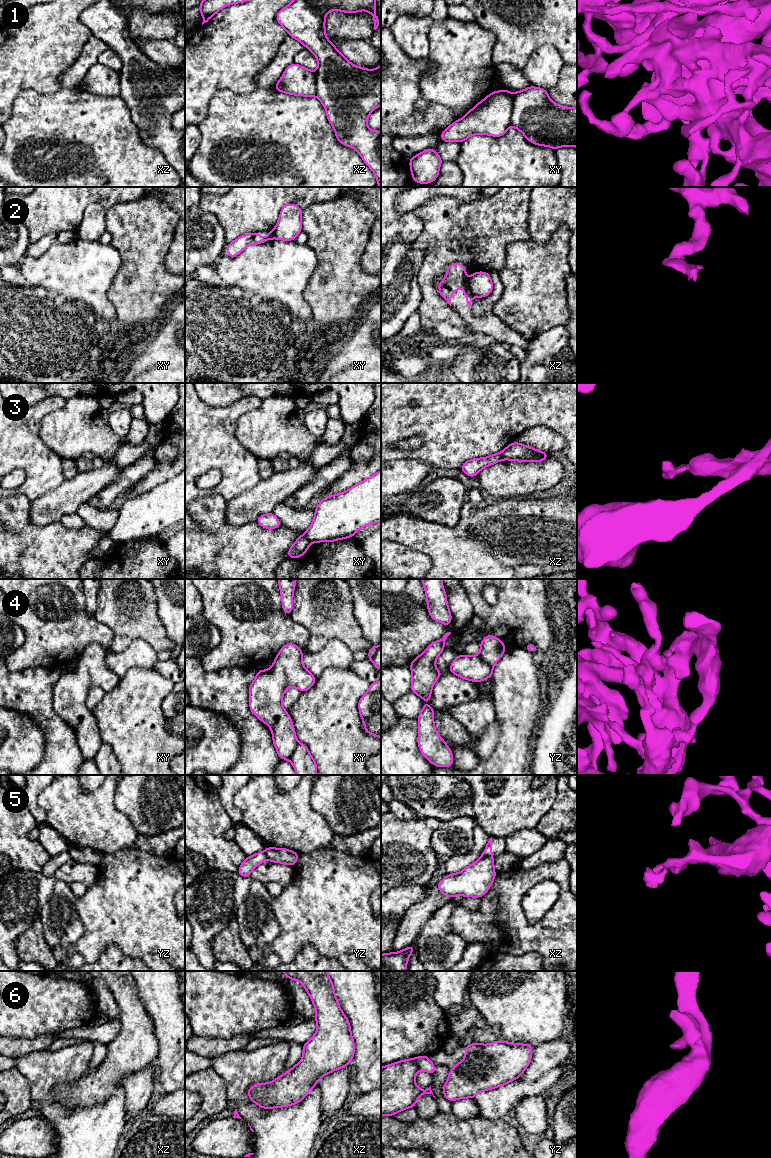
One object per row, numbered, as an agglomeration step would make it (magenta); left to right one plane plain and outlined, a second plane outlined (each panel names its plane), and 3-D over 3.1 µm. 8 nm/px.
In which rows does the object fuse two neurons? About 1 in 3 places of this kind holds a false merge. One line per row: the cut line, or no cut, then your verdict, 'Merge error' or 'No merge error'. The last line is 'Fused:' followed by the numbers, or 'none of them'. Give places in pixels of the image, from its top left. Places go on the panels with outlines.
1: No split. No merge error
2: Split along xz (467, 283), (472, 295). Merge error
3: Split along xy (303, 534), (310, 542). Merge error
4: No split. No merge error
5: Split along xz (492, 856), (482, 857). Merge error
6: No split. No merge error
Fused: 2, 3, 5

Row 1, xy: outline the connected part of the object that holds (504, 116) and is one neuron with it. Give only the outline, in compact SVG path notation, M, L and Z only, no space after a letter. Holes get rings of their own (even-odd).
M529 86L514 94L506 89L493 91L463 118L454 121L439 135L444 142L461 143L475 134L501 137L511 125L535 145L548 146L554 150L563 146L577 148L577 108L554 103L548 97L547 90L534 86Z

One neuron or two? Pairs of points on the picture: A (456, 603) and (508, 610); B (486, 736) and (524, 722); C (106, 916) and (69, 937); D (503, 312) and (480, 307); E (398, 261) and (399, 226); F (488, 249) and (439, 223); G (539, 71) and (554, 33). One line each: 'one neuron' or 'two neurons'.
A: two neurons
B: two neurons
C: two neurons
D: two neurons
E: two neurons
F: one neuron
G: two neurons

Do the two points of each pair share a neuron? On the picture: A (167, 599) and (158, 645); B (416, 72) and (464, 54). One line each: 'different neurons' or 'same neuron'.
A: different neurons
B: different neurons

